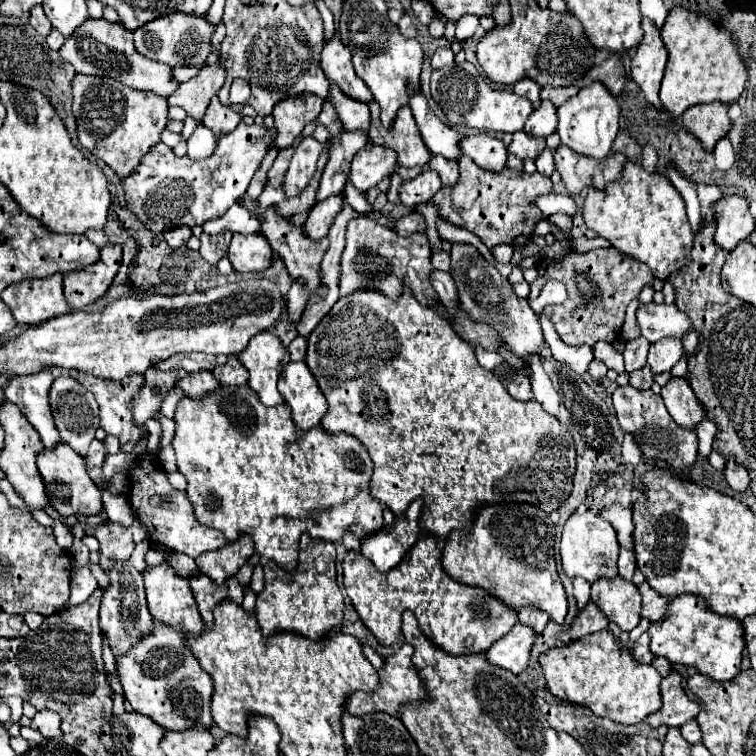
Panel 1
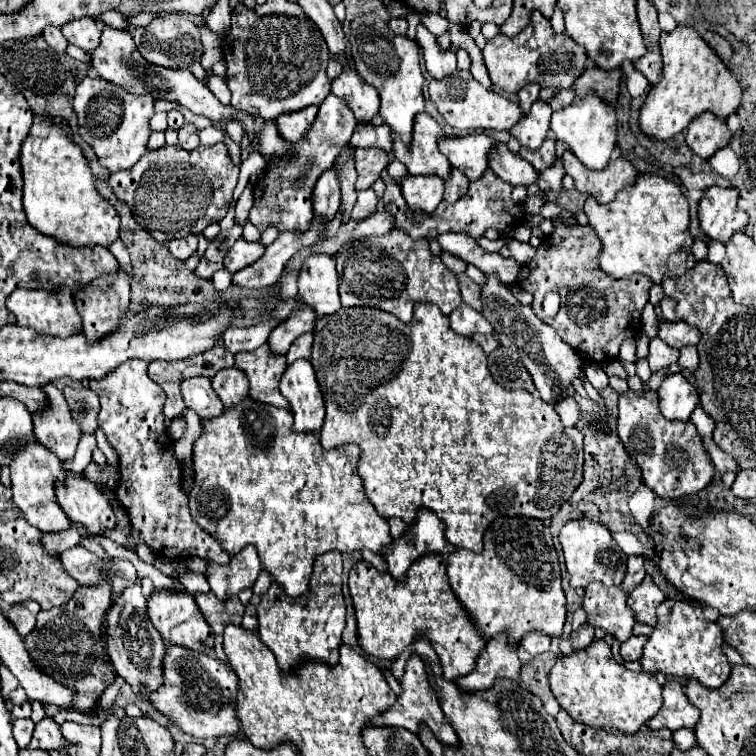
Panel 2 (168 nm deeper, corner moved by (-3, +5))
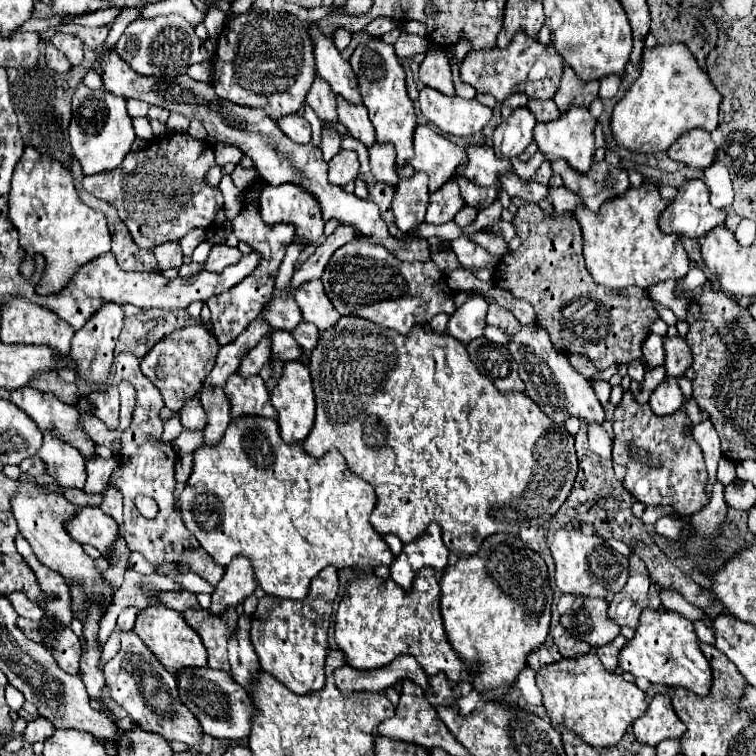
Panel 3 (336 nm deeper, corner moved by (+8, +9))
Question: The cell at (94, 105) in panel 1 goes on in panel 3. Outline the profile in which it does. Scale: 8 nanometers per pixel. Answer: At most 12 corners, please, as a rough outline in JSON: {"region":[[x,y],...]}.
{"region":[[73,95],[69,135],[83,175],[113,171],[135,129],[123,97]]}

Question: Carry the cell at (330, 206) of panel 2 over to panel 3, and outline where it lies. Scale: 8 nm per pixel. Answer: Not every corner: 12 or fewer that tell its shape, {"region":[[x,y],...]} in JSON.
{"region":[[293,183],[267,185],[259,213],[267,225],[293,223],[313,245],[325,221],[317,201]]}

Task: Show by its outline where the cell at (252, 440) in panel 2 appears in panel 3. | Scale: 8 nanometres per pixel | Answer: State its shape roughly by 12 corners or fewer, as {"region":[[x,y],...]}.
{"region":[[275,419],[199,447],[179,501],[217,565],[299,601],[395,561],[373,487]]}

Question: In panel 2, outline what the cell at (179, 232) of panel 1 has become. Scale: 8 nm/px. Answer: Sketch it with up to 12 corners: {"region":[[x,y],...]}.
{"region":[[192,233],[168,241],[168,249],[176,259],[188,259],[198,247]]}

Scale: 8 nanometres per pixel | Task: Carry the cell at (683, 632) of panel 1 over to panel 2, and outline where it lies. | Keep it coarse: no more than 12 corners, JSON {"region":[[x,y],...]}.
{"region":[[666,597],[644,671],[718,689],[724,629],[700,605]]}

